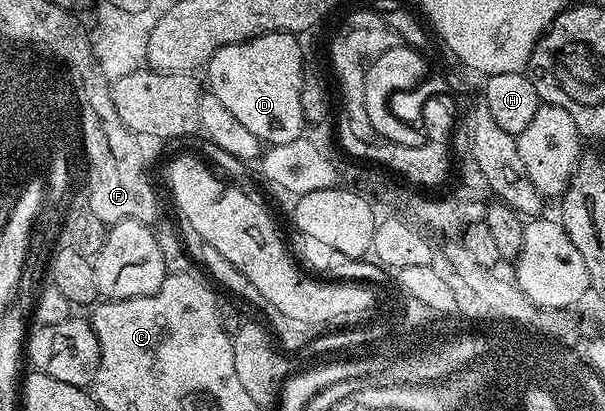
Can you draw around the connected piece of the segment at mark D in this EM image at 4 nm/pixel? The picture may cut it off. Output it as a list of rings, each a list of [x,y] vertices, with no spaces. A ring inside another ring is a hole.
[[[266,33],[221,47],[205,66],[212,95],[221,99],[226,109],[268,146],[293,143],[305,133],[301,109],[305,64],[299,41],[293,33]]]

